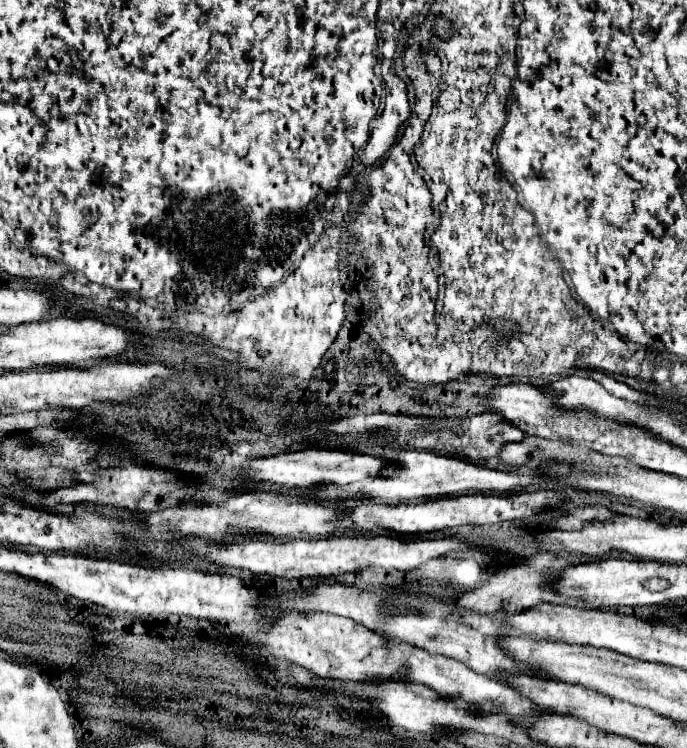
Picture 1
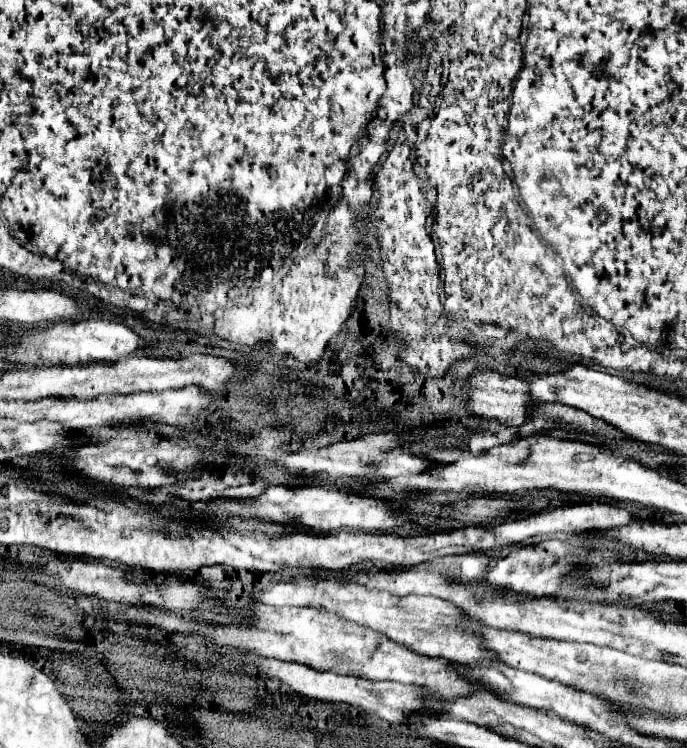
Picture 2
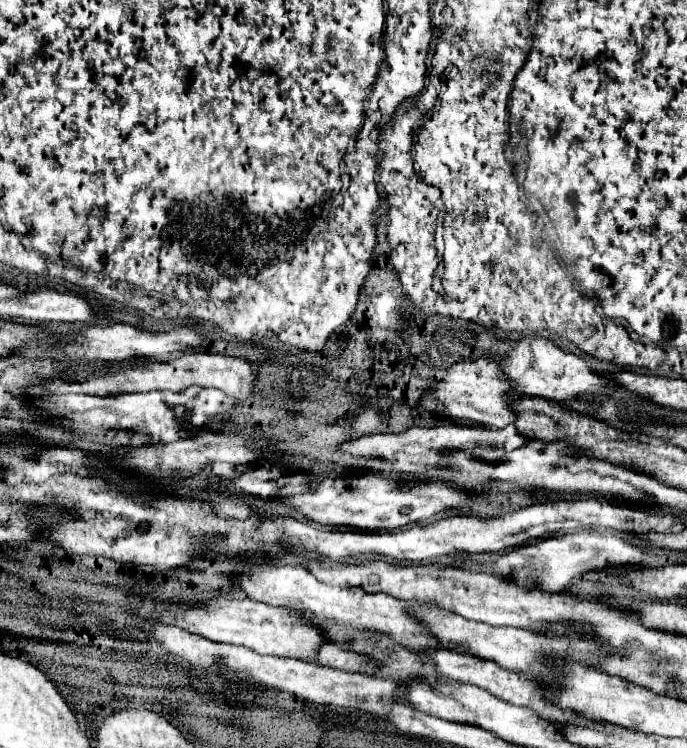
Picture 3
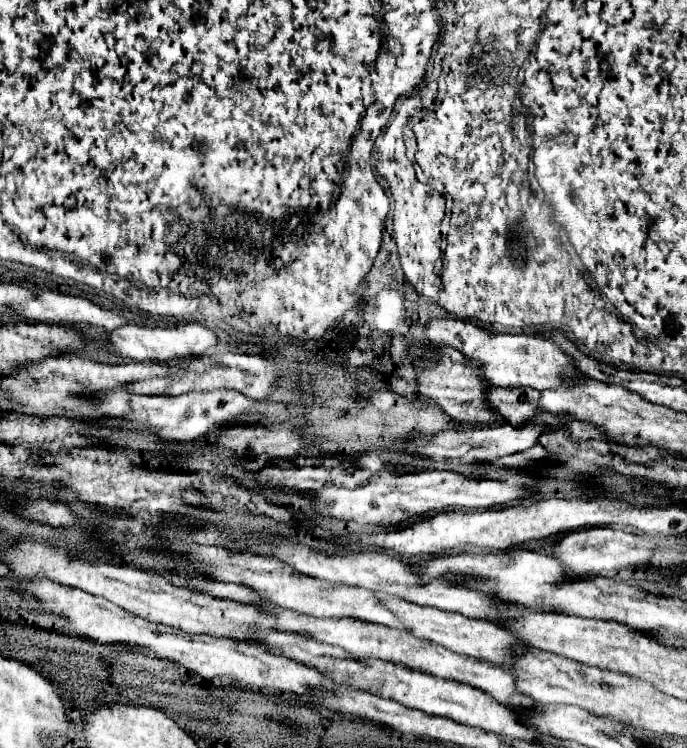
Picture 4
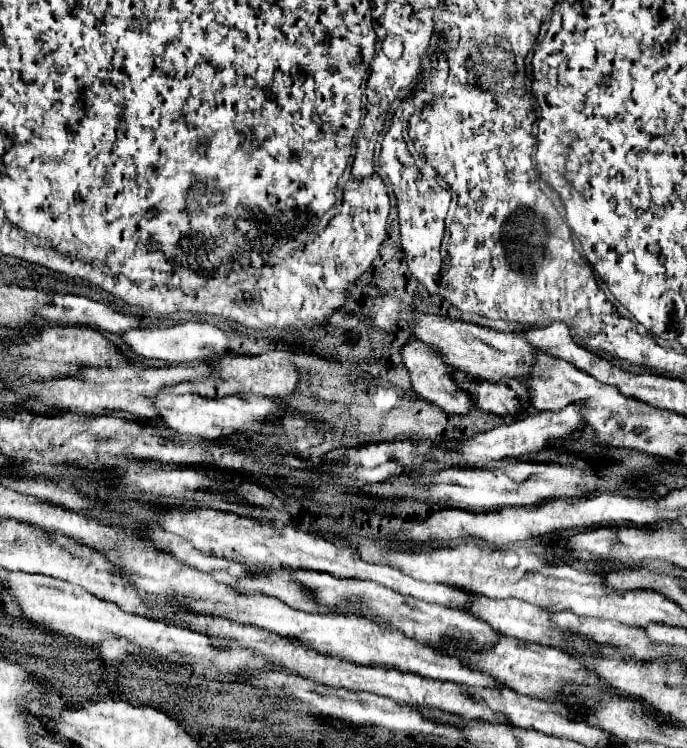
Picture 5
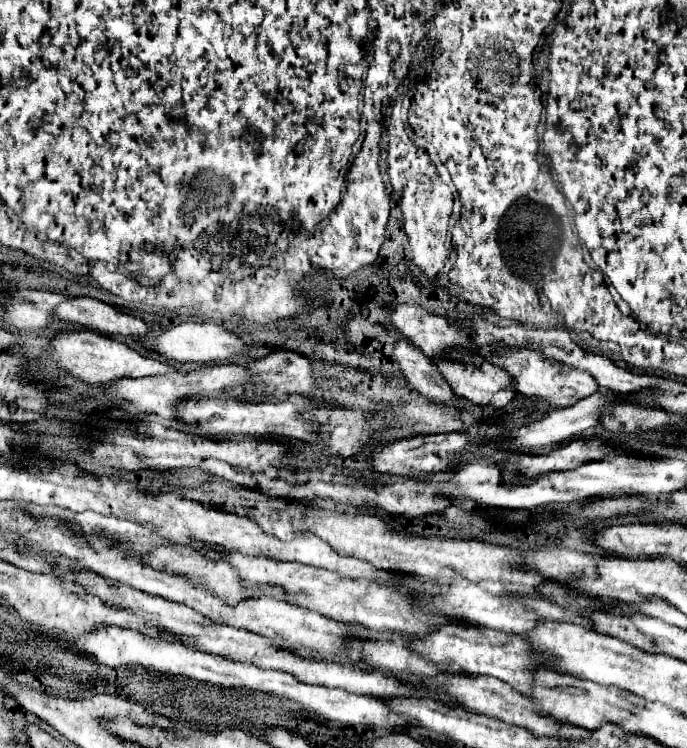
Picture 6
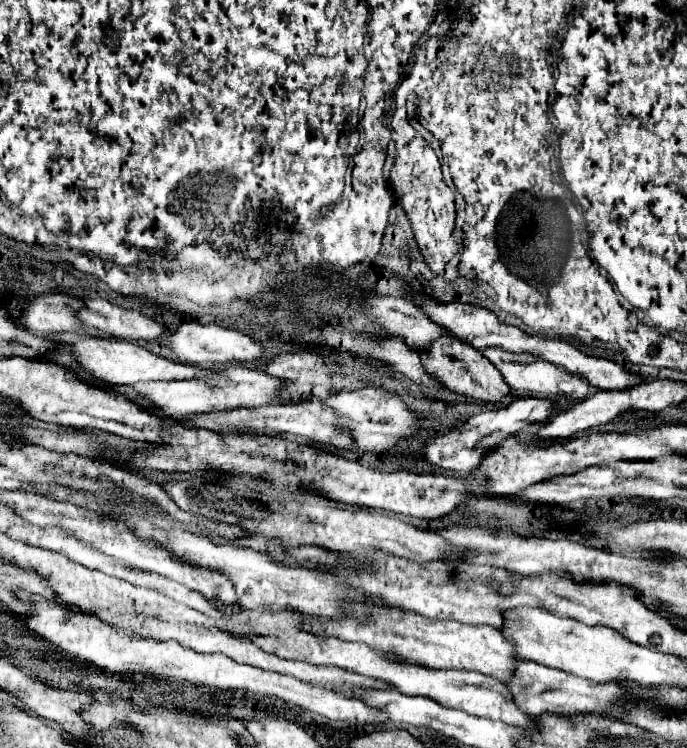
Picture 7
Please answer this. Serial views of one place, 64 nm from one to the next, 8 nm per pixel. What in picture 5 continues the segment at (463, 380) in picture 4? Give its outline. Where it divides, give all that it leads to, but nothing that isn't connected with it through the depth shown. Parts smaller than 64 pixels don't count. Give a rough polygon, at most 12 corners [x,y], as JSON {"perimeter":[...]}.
{"perimeter":[[434,346],[402,348],[412,390],[450,416],[470,414],[468,390],[454,382]]}

